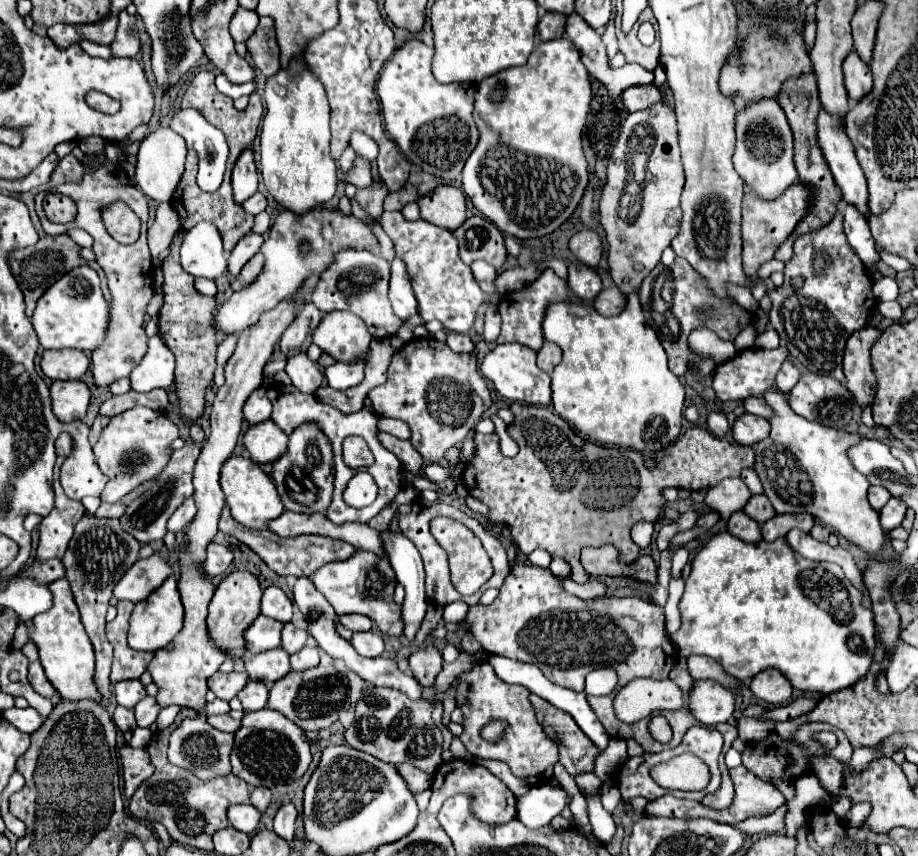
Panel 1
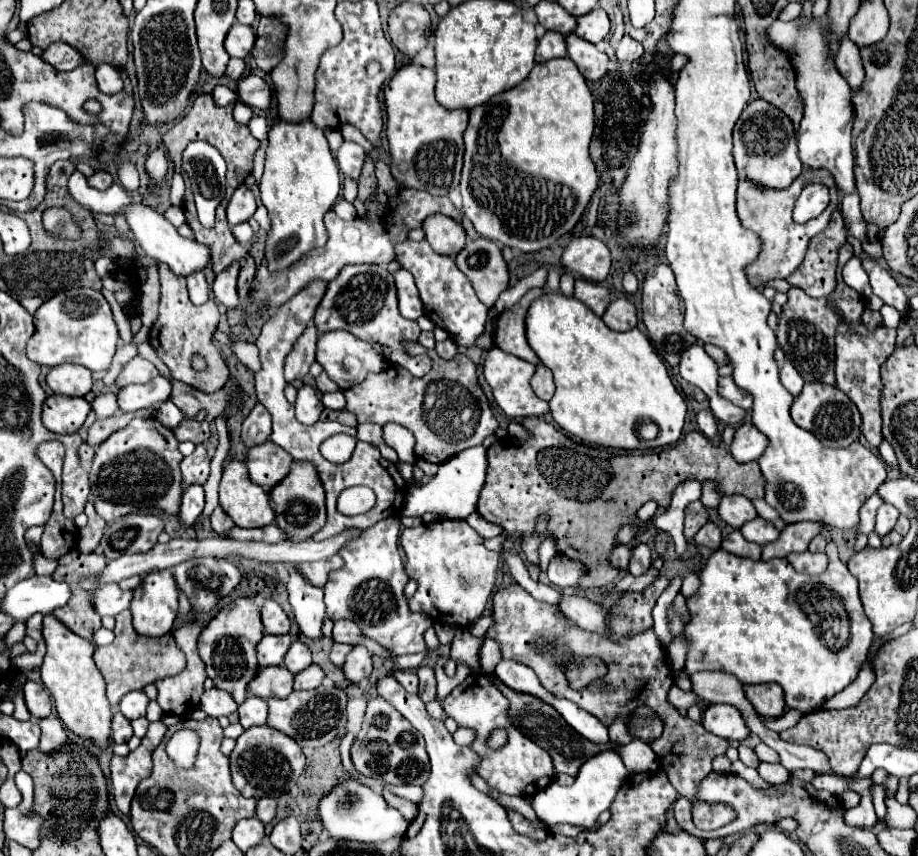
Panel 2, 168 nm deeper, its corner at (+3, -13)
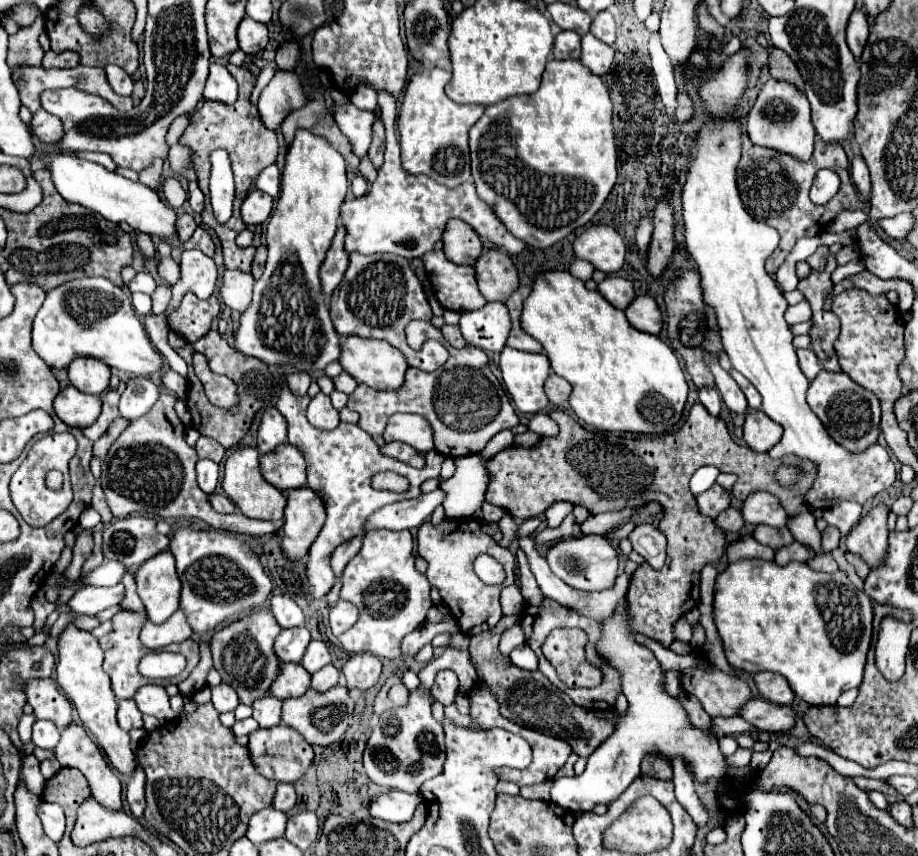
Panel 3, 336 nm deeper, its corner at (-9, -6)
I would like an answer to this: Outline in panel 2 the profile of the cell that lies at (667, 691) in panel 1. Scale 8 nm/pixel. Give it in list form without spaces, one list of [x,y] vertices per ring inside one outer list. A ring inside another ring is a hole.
[[[673,687],[673,689],[669,691],[667,699],[669,699],[669,703],[671,703],[673,707],[677,707],[677,709],[687,709],[687,707],[695,705],[697,695],[695,695],[695,693],[685,693],[685,691],[681,691],[679,687]]]

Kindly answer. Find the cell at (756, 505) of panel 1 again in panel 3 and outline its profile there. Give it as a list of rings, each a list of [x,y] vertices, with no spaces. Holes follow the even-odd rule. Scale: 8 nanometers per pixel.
[[[757,526],[755,532],[753,532],[753,538],[759,544],[765,544],[773,550],[779,550],[779,548],[789,546],[791,542],[795,542],[789,528],[771,528],[771,526]]]

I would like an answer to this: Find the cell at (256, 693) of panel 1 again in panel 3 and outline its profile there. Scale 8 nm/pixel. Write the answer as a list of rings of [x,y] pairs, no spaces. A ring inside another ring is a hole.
[[[267,694],[253,704],[253,718],[259,722],[261,728],[271,728],[281,724],[281,700]]]

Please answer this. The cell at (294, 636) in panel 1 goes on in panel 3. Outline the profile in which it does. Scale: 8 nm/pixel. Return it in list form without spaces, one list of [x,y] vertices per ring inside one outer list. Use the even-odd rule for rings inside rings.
[[[313,640],[301,660],[301,666],[309,672],[309,674],[315,674],[317,670],[321,670],[323,666],[327,666],[331,662],[331,654],[327,650],[327,646],[323,642],[317,642]]]

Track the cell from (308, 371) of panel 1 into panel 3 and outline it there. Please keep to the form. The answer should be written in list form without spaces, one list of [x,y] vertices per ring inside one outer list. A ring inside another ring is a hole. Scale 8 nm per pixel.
[[[319,392],[307,408],[307,420],[319,430],[333,430],[339,426],[339,412],[331,406],[329,396]]]

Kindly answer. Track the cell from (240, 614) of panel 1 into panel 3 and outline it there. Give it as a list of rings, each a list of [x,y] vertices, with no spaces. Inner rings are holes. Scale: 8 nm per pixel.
[[[259,610],[229,624],[227,628],[219,630],[211,638],[211,652],[213,652],[215,668],[221,674],[223,682],[235,688],[243,704],[251,706],[255,700],[269,694],[269,686],[279,674],[279,658],[273,648],[273,642],[279,636],[279,632],[281,628],[275,622],[273,614]]]

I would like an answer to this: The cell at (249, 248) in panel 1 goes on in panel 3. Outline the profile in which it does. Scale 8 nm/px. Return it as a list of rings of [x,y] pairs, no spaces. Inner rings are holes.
[[[225,270],[221,280],[221,300],[227,308],[243,312],[251,304],[251,292],[253,292],[253,276],[239,272],[239,270]]]

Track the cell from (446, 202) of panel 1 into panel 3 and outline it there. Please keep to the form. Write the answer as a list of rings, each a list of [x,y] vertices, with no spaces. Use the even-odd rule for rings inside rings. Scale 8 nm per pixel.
[[[451,220],[443,234],[443,252],[455,264],[473,266],[483,254],[483,246],[471,226],[465,226],[461,220]]]

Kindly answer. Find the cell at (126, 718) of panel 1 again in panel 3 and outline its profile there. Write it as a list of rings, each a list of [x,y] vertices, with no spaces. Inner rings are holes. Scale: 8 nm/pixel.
[[[119,700],[119,710],[117,710],[117,722],[123,730],[131,728],[143,728],[143,714],[135,706],[133,700]]]

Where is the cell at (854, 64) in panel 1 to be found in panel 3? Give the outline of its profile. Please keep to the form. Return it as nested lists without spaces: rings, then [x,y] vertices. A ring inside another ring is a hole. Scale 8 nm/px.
[[[855,8],[849,18],[849,24],[847,24],[847,44],[849,44],[855,58],[859,58],[859,54],[867,42],[867,36],[869,36],[867,16]]]

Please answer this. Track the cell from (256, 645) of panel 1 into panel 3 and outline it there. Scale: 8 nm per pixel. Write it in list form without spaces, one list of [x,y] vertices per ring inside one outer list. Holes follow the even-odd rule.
[[[305,626],[281,630],[281,634],[275,640],[275,652],[281,662],[301,662],[309,642],[311,634]]]

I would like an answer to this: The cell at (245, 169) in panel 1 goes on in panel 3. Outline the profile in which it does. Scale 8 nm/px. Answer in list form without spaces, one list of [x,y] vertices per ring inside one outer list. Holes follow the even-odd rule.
[[[253,188],[247,194],[247,198],[243,200],[241,216],[243,216],[243,222],[247,226],[259,226],[269,218],[271,210],[273,210],[273,198],[269,194],[259,192],[259,190]]]

